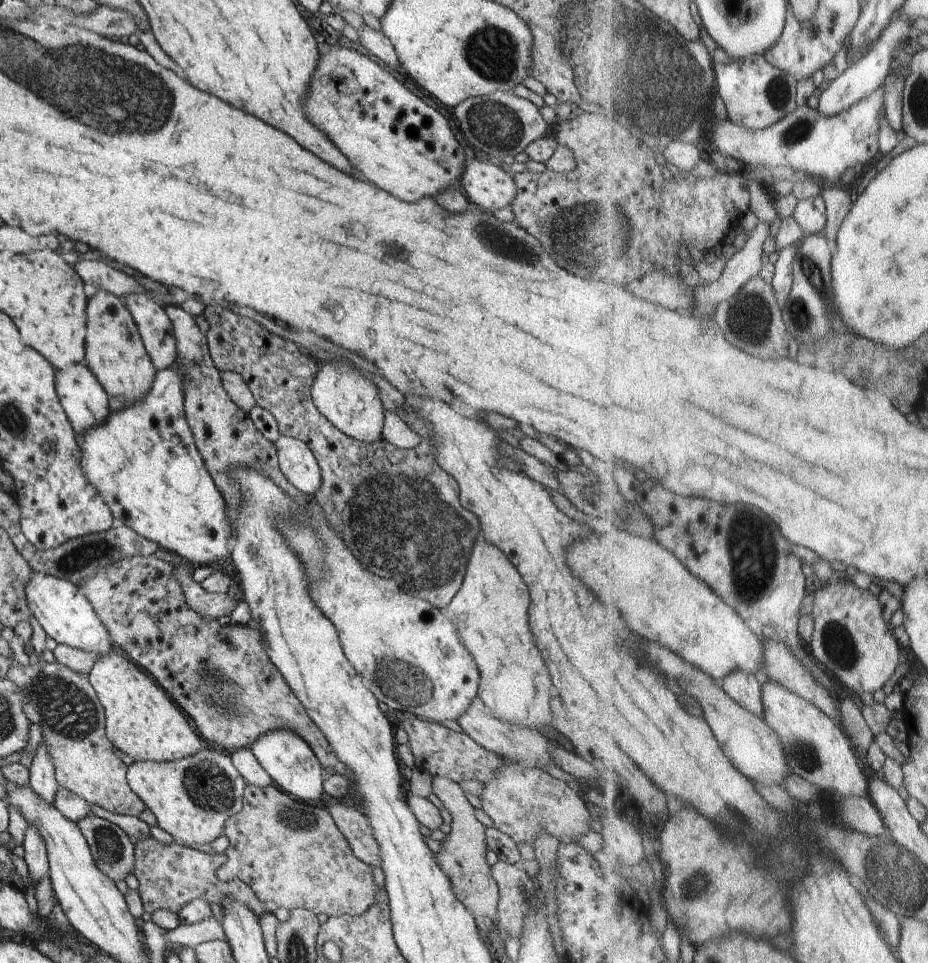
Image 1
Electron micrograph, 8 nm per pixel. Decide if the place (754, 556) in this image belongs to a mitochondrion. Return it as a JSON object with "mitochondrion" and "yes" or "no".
{"mitochondrion":"yes"}

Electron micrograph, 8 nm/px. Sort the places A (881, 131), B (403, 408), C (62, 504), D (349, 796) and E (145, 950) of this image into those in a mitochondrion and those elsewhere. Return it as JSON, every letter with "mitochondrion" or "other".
{"A":"other","B":"other","C":"other","D":"other","E":"other"}

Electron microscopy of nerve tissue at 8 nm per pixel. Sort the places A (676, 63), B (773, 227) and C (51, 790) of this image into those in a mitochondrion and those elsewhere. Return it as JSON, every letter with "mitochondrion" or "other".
{"A":"mitochondrion","B":"other","C":"other"}

